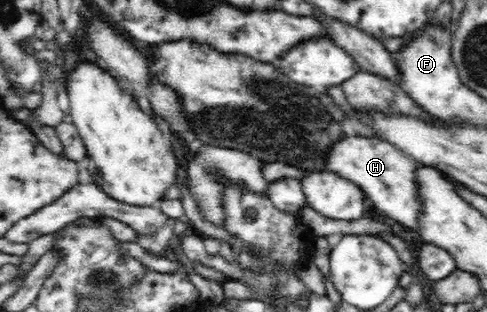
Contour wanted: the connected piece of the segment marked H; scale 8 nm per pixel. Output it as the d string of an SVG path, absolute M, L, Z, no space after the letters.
M350 131L345 138L341 138L329 148L324 164L326 171L335 172L338 176L346 177L357 184L375 208L383 210L399 224L418 232L416 218L420 212L420 203L416 200L415 170L419 164L399 151L399 148L392 147L378 137L365 138Z

